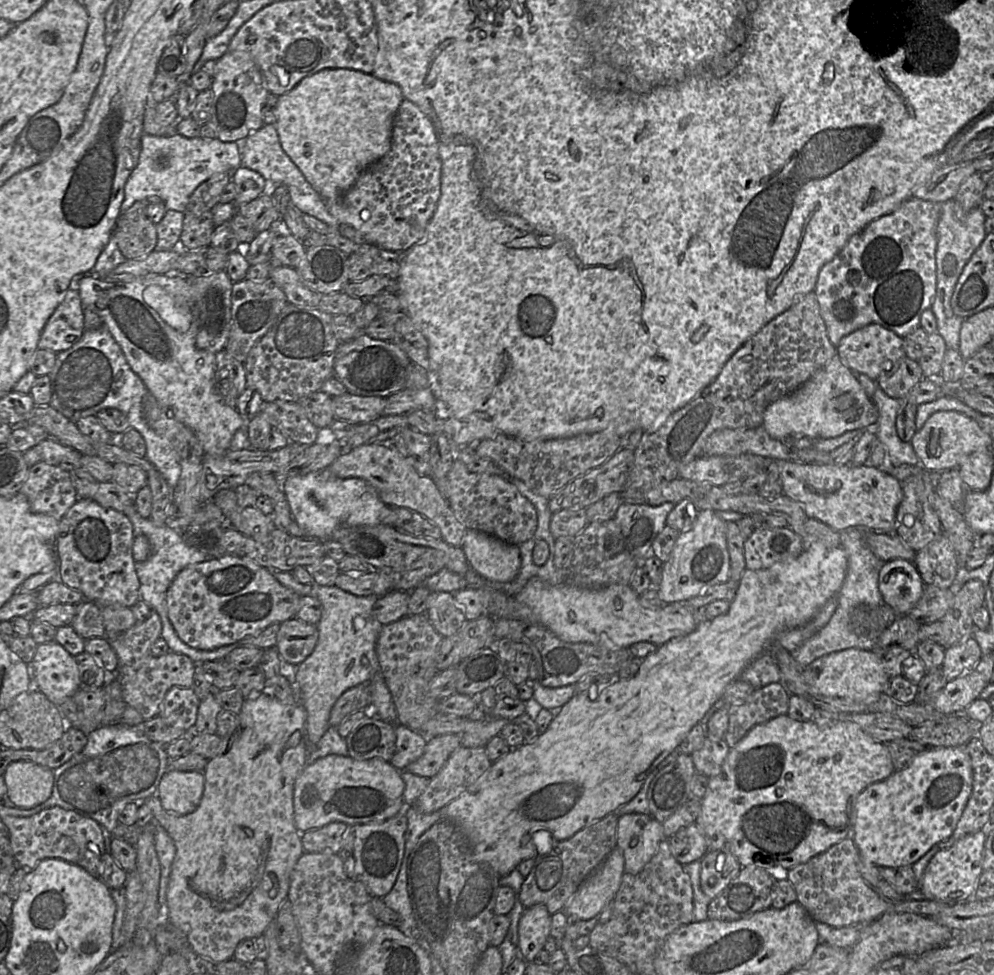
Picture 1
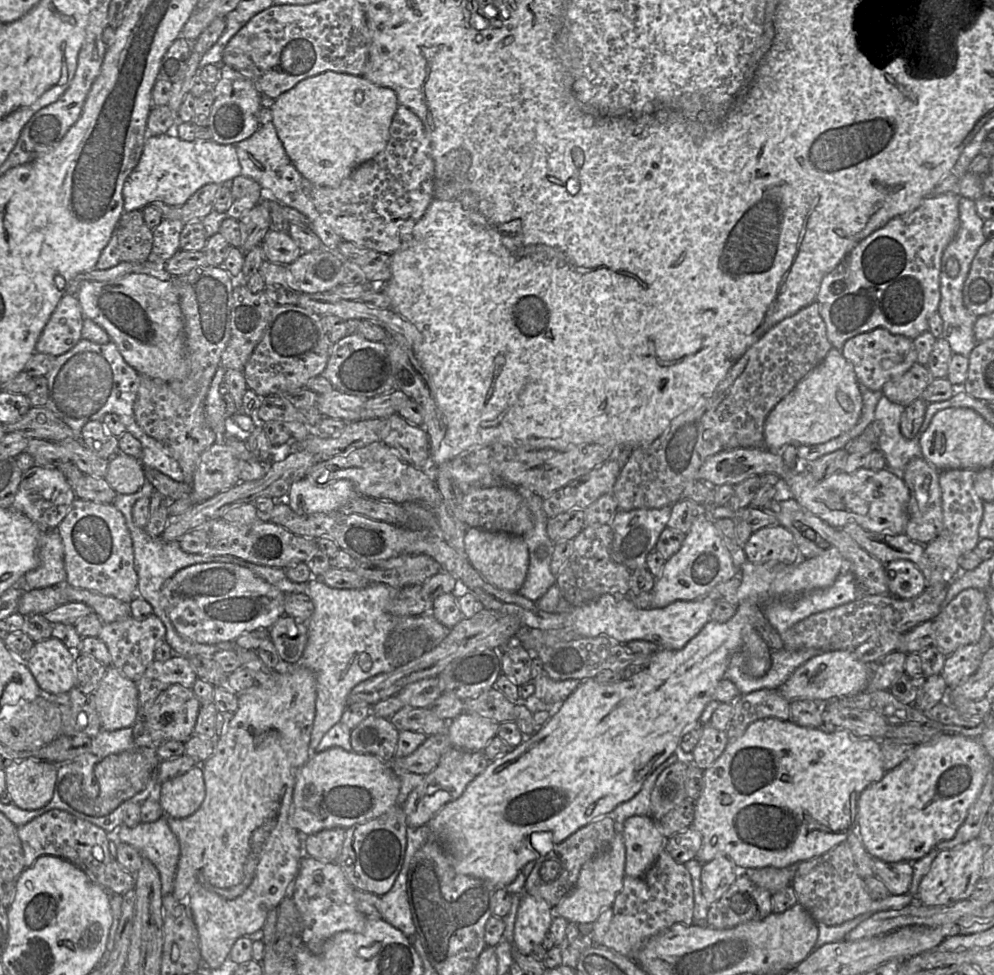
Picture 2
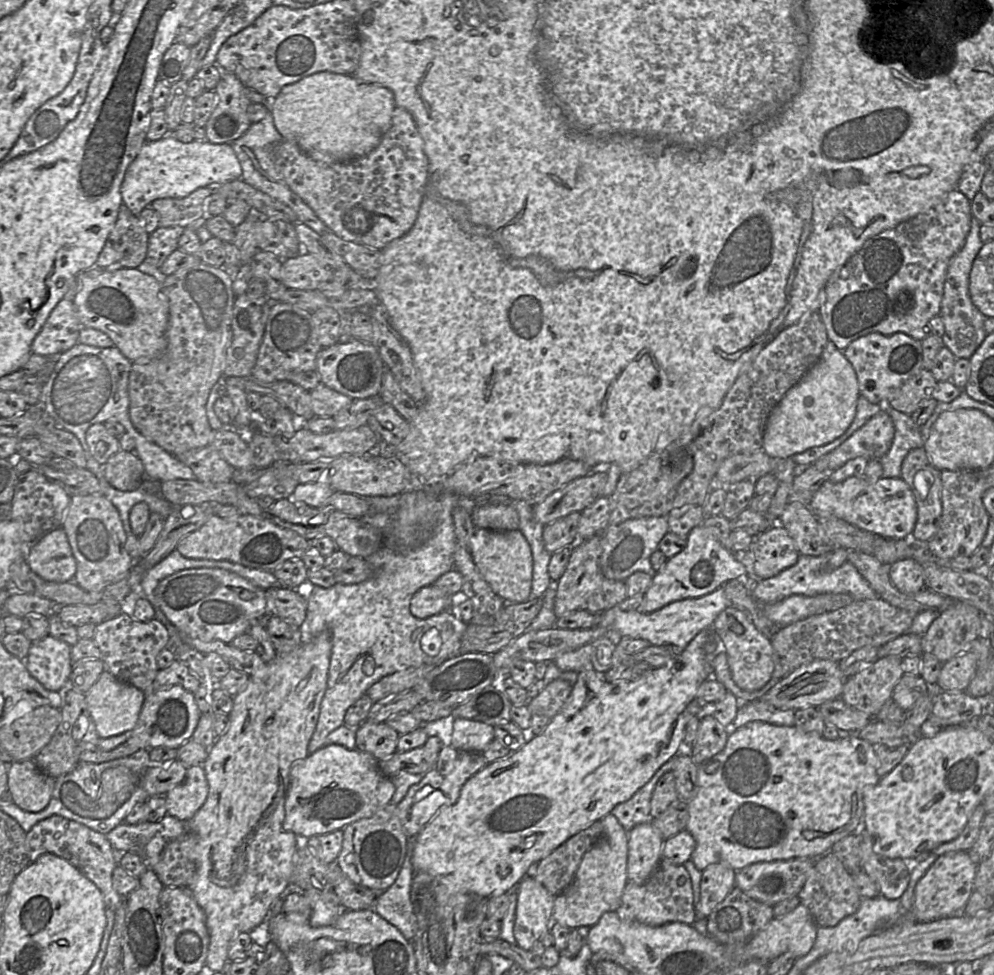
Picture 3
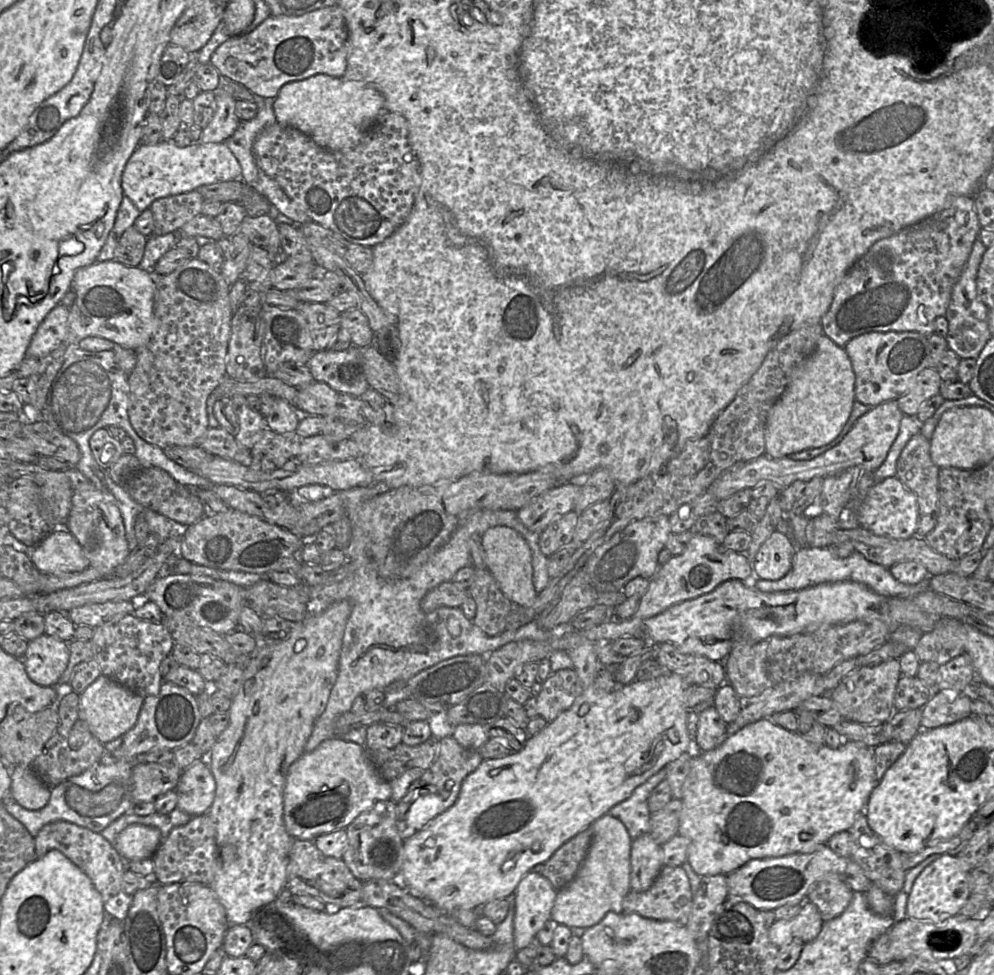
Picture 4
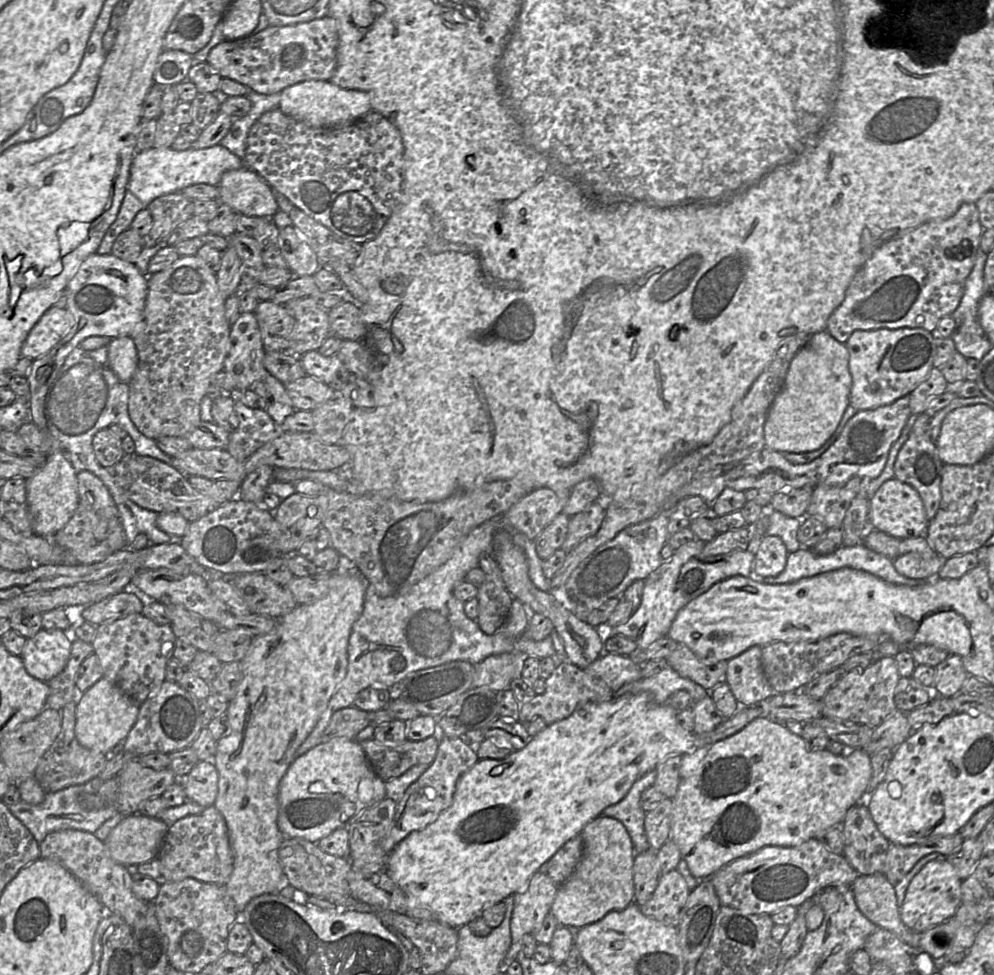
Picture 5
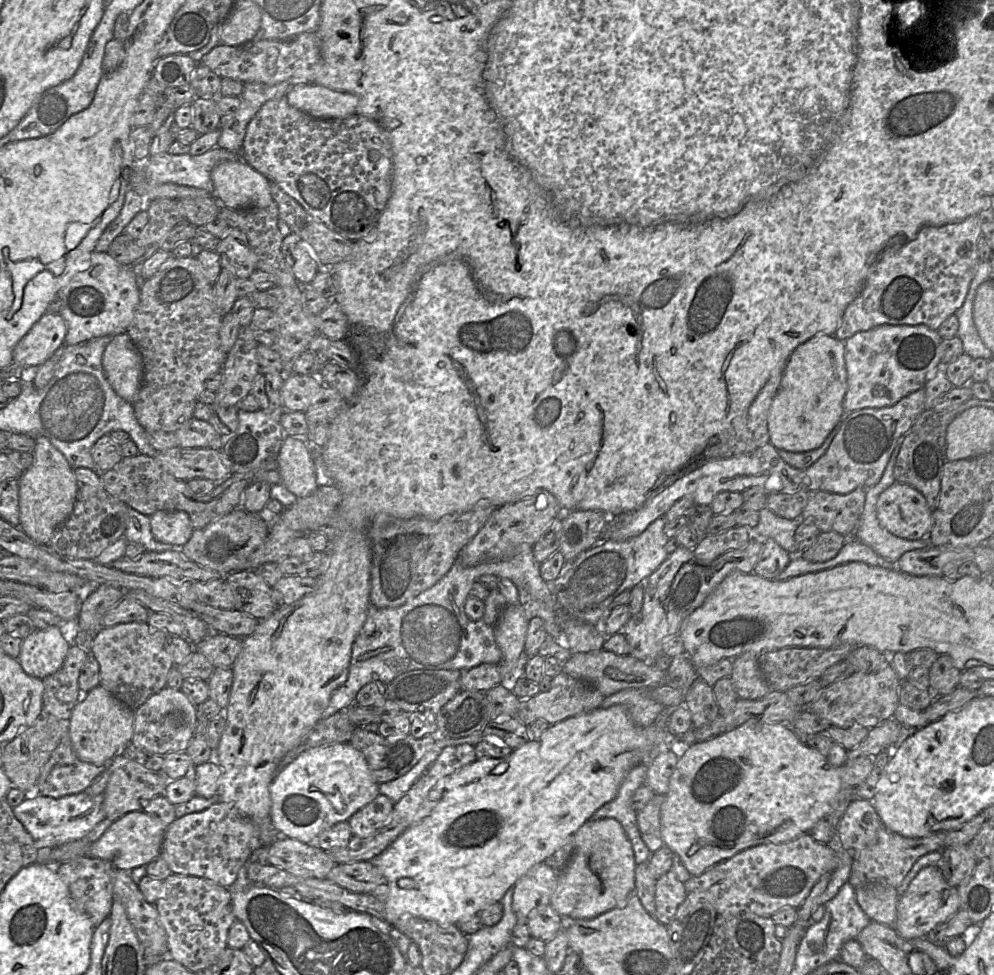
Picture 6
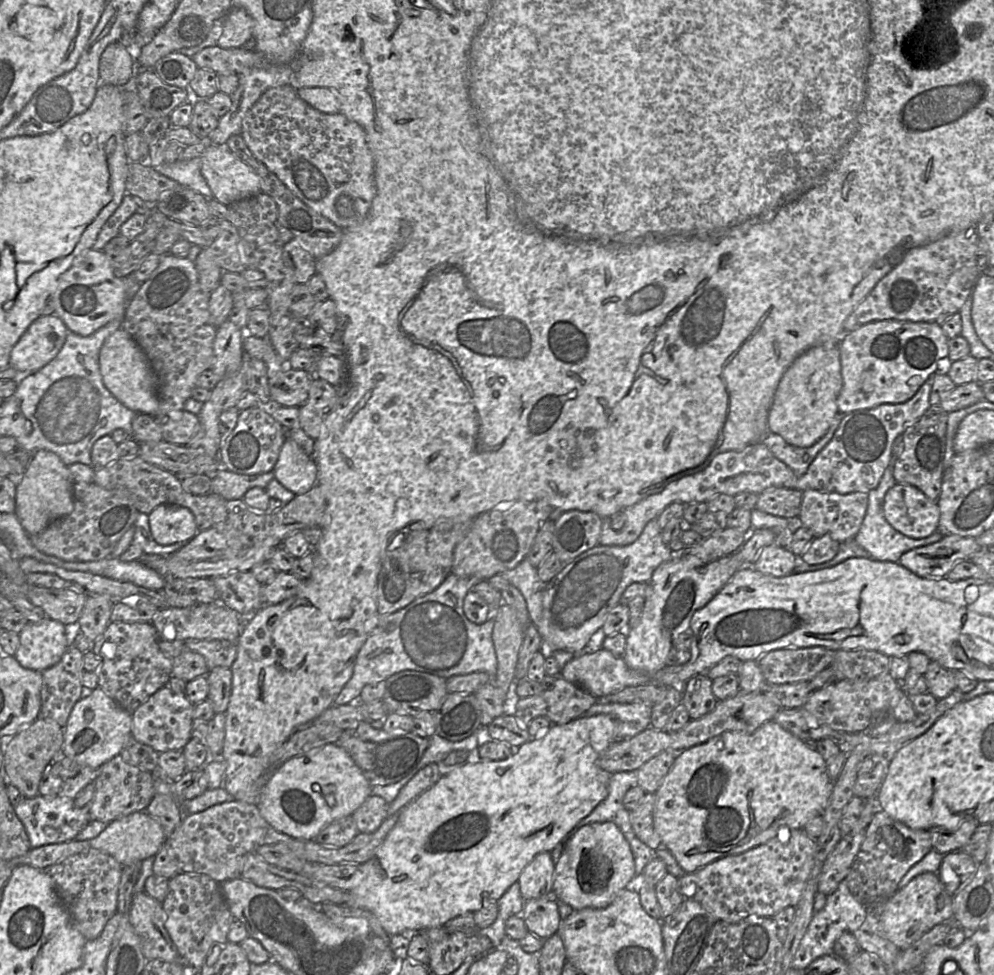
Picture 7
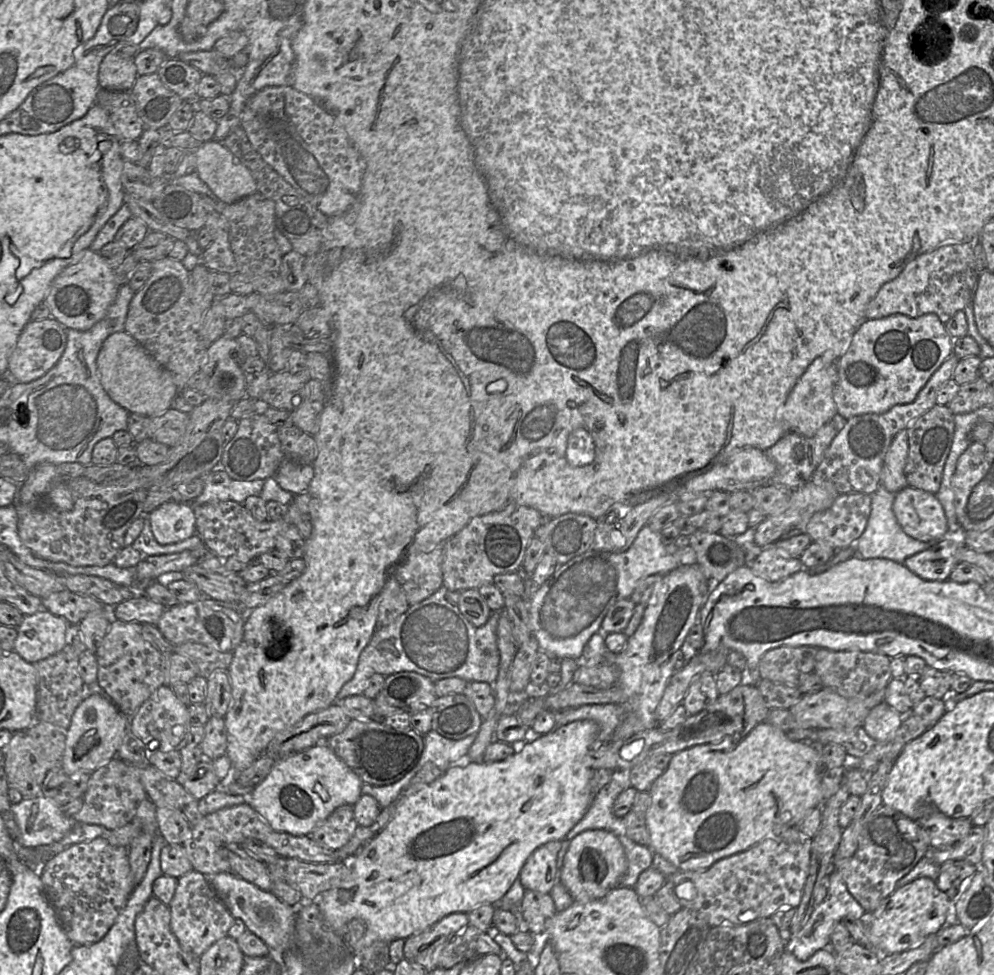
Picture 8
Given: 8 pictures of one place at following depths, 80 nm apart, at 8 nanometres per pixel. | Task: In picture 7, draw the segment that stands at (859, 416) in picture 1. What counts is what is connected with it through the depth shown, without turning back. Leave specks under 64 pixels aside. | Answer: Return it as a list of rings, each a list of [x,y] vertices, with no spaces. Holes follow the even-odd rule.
[[[826,342],[798,356],[782,375],[768,413],[768,429],[796,447],[810,447],[821,439],[838,413],[837,398],[842,389],[840,342]]]

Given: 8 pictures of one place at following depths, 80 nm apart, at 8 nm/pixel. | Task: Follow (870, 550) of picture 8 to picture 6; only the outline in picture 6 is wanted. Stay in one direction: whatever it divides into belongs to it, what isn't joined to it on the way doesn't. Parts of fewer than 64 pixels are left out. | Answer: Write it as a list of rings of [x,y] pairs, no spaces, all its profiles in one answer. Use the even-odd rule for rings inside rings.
[[[904,437],[898,439],[879,482],[866,490],[862,514],[853,535],[849,537],[869,546],[878,555],[895,565],[905,552],[930,546],[927,537],[918,540],[907,540],[893,535],[880,524],[876,515],[876,504],[879,495],[896,482],[894,466],[903,440]]]

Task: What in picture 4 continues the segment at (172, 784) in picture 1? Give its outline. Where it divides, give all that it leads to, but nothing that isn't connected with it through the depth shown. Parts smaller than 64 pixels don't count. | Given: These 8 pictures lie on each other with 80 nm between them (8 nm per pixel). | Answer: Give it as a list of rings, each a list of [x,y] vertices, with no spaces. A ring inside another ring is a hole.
[[[206,759],[183,770],[175,788],[177,808],[192,817],[207,813],[215,798],[216,783]]]

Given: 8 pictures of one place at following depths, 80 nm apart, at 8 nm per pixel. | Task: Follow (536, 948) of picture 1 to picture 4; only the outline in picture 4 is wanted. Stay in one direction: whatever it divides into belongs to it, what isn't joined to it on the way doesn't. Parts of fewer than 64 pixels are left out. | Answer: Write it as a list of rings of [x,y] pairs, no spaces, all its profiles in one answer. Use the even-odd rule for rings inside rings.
[[[531,871],[521,879],[515,895],[513,935],[515,948],[520,951],[551,919],[557,890],[542,874]]]

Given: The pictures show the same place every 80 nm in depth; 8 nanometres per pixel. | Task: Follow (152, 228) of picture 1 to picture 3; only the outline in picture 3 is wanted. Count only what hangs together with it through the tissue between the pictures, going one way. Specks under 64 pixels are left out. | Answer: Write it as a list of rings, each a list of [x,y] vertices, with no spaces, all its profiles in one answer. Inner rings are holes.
[[[132,215],[128,220],[128,227],[114,243],[117,252],[117,263],[124,268],[137,268],[147,255],[150,234],[145,230],[139,216]]]

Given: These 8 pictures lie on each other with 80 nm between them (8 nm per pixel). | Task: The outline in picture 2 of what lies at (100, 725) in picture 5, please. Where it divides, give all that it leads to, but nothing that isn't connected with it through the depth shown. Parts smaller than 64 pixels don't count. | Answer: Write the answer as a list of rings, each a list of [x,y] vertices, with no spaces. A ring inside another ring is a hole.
[[[113,666],[106,669],[102,680],[91,696],[96,705],[103,730],[114,731],[132,727],[138,720],[138,690],[136,684]]]

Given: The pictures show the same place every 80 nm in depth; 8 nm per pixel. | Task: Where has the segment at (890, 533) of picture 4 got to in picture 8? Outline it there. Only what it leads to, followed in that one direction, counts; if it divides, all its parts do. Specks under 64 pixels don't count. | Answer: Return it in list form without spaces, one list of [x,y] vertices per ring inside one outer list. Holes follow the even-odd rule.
[[[906,486],[895,494],[893,512],[902,530],[914,539],[938,542],[948,532],[944,508],[935,494]]]

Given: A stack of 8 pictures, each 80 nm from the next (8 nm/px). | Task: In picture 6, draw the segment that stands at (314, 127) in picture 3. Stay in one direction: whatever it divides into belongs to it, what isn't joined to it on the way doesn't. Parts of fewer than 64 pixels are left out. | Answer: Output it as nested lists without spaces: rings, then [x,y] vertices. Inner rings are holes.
[[[314,83],[291,86],[285,97],[292,107],[319,119],[348,117],[355,114],[358,105],[354,94]]]

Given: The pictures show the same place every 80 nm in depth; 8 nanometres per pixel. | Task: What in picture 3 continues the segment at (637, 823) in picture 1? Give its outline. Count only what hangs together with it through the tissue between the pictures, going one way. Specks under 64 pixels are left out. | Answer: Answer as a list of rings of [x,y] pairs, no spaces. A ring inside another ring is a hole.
[[[641,823],[628,833],[628,880],[641,885],[657,868],[662,856],[664,839],[652,825]]]

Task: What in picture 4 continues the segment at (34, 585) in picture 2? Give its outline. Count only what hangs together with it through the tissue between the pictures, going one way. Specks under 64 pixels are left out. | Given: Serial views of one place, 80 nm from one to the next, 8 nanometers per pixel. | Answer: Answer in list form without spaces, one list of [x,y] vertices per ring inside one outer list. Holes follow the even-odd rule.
[[[56,528],[29,552],[35,568],[43,574],[80,572],[89,566],[82,547],[65,528]]]

